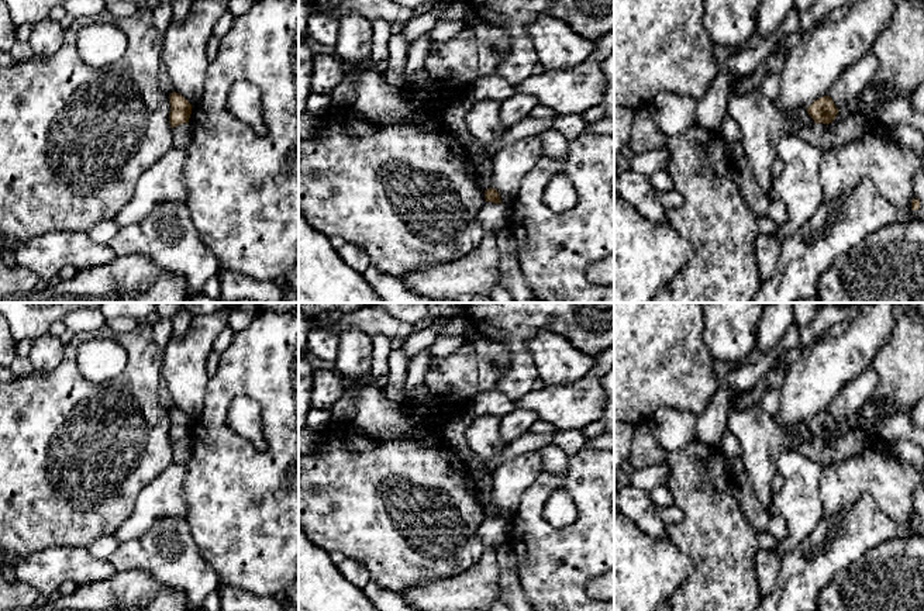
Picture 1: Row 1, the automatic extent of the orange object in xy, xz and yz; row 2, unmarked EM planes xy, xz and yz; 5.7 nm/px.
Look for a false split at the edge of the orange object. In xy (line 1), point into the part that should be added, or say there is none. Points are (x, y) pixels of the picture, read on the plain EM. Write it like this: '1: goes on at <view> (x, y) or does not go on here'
1: does not go on here

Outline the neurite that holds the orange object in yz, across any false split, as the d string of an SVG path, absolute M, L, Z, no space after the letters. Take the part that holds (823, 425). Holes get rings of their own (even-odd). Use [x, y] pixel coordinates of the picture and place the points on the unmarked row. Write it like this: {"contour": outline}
{"contour": "M830 411L818 412L806 425L814 438L823 439L830 439L838 428L838 424Z"}

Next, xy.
{"contour": "M173 407L169 410L169 439L176 442L183 438L189 438L192 429L192 420L179 408Z"}

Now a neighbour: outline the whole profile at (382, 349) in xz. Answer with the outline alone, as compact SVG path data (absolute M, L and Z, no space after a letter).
M373 335L372 336L372 367L370 377L375 386L385 387L387 382L389 372L389 356L392 352L390 339L385 335Z

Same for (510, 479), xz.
M538 451L518 455L492 472L492 503L499 507L504 521L516 514L523 493L542 472L542 460Z

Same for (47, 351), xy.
M45 334L31 342L30 362L35 370L55 369L63 356L63 344L58 336Z

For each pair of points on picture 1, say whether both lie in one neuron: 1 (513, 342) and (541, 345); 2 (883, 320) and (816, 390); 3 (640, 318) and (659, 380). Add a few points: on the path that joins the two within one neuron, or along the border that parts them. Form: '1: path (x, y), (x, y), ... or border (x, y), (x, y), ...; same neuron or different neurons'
1: border (554, 331), (537, 331), (527, 342), (538, 375); different neurons
2: path (866, 337), (830, 373); same neuron
3: path (640, 334), (640, 347), (655, 365); same neuron

